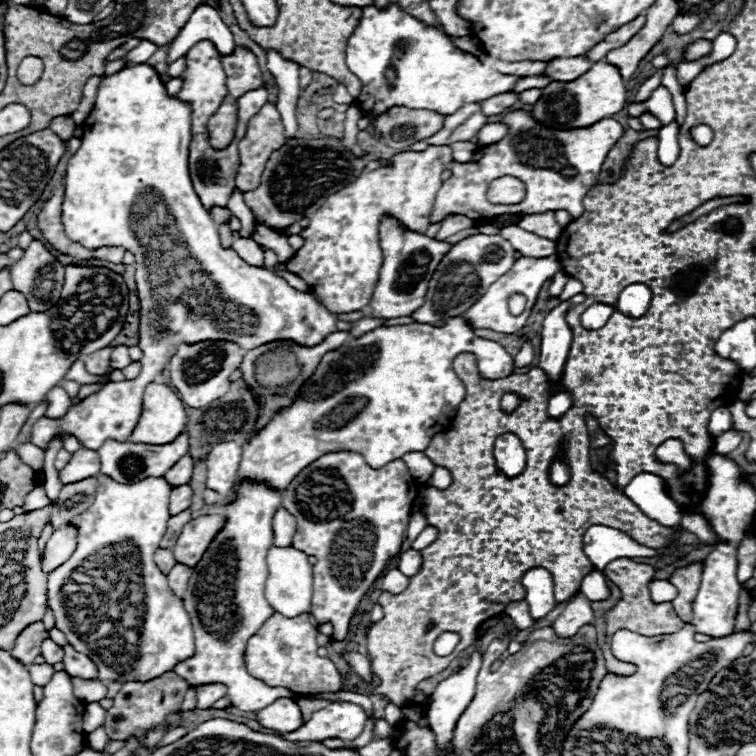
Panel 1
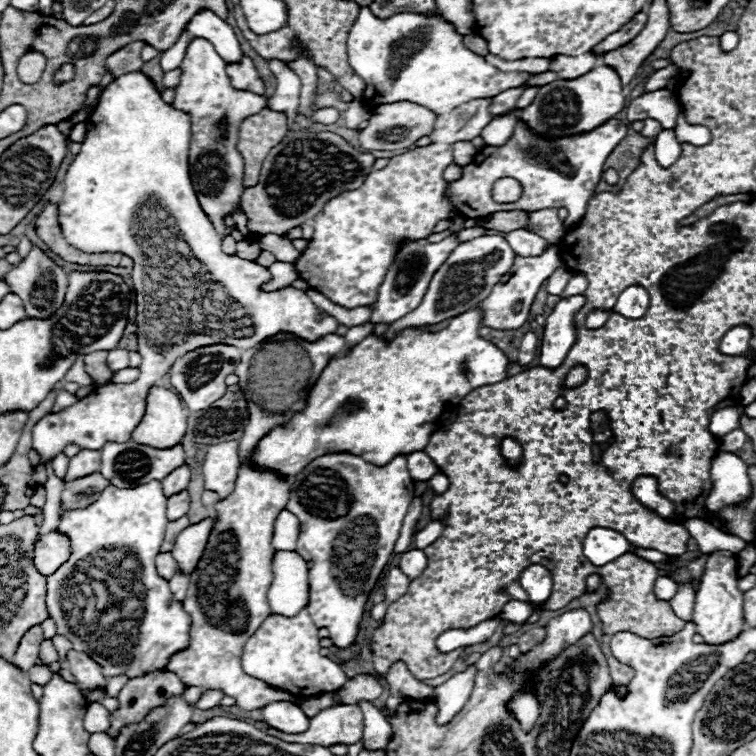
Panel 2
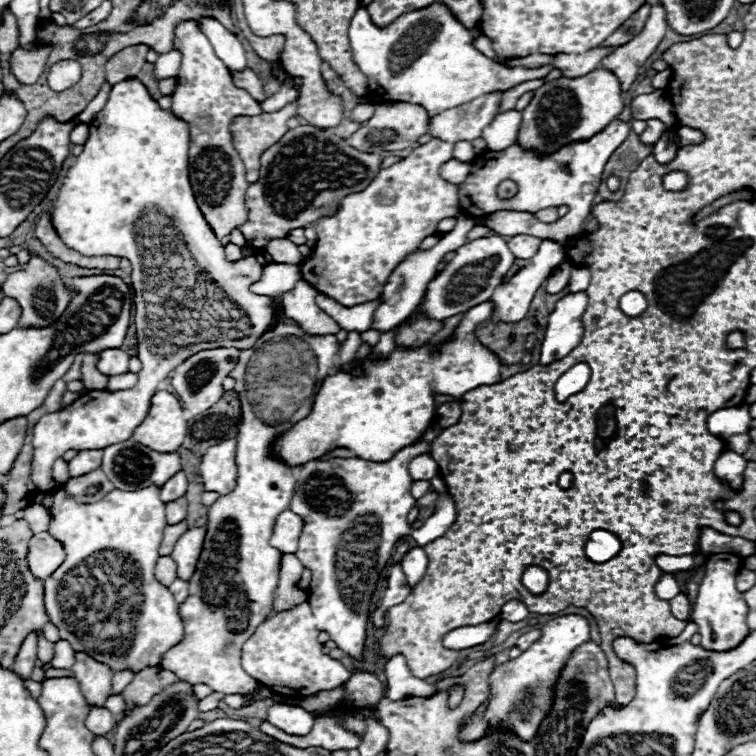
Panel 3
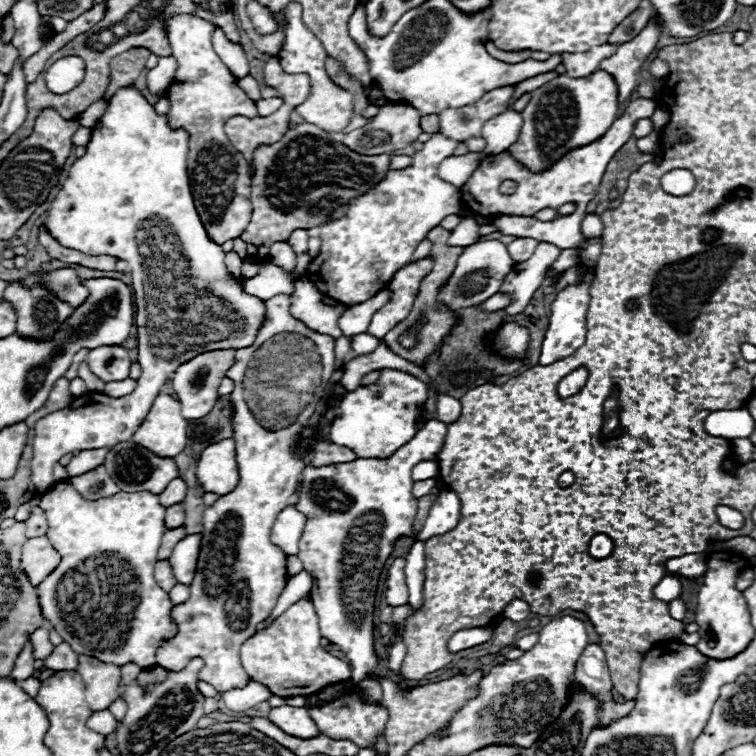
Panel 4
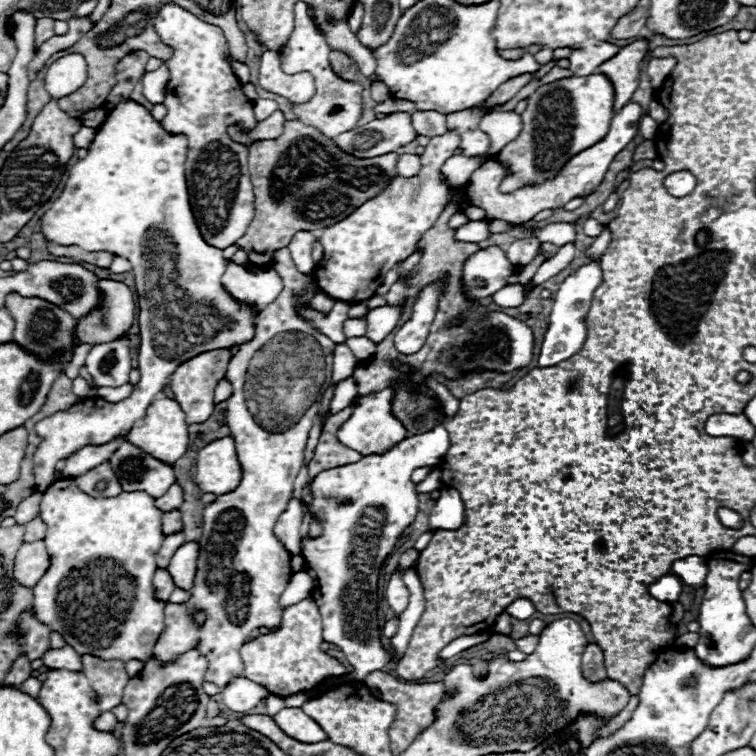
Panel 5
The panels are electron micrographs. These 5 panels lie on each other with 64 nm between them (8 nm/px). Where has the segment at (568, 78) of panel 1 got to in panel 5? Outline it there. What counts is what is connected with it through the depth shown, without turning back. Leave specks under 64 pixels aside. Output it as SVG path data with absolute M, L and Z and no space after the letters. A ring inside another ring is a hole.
M602 42L584 50L574 50L570 54L570 68L574 72L574 76L588 76L592 74L600 64L604 64L606 60L610 60L612 56L618 54L618 46L610 44L610 42Z

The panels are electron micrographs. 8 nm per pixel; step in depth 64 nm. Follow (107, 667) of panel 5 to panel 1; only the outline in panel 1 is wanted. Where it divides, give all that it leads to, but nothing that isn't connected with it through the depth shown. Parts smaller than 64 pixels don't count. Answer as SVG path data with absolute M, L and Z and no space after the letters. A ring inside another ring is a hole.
M70 644L64 646L64 670L70 674L70 676L76 676L76 678L82 678L82 680L94 680L98 678L98 668L96 664L82 652L76 652Z

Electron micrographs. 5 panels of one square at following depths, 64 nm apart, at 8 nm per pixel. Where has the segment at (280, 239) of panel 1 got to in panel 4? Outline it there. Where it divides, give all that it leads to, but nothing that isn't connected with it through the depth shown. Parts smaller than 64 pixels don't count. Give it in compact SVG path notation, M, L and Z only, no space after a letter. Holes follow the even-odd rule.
M278 242L270 246L270 262L280 266L286 272L294 270L294 260L292 260L292 248L286 242Z

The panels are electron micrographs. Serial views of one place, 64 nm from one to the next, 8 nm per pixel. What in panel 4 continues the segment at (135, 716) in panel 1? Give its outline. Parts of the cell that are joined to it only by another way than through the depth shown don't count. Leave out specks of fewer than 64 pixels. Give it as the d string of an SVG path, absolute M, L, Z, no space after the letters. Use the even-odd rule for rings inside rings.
M154 666L154 668L146 668L138 674L136 682L138 684L148 684L148 682L162 682L166 678L166 670L160 668L160 666Z

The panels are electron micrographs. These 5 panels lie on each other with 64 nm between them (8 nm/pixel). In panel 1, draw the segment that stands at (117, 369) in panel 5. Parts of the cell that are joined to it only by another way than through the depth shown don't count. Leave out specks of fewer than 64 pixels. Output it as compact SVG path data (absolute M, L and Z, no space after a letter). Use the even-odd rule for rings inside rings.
M116 346L112 350L112 356L110 356L110 366L112 368L124 368L126 364L130 364L130 356L128 356L128 348L126 346Z

